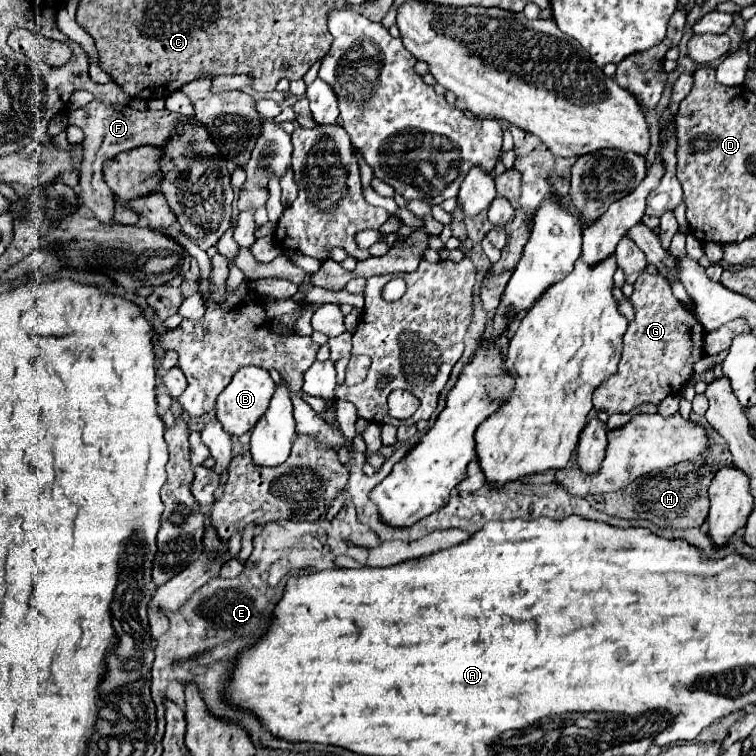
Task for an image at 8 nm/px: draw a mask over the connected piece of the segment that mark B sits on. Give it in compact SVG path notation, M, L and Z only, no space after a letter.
M243 366L235 372L231 384L223 390L223 394L217 398L217 420L225 426L225 430L233 436L241 436L247 430L255 426L255 422L261 418L261 414L267 410L269 400L275 392L275 382L271 380L269 372L257 366Z

